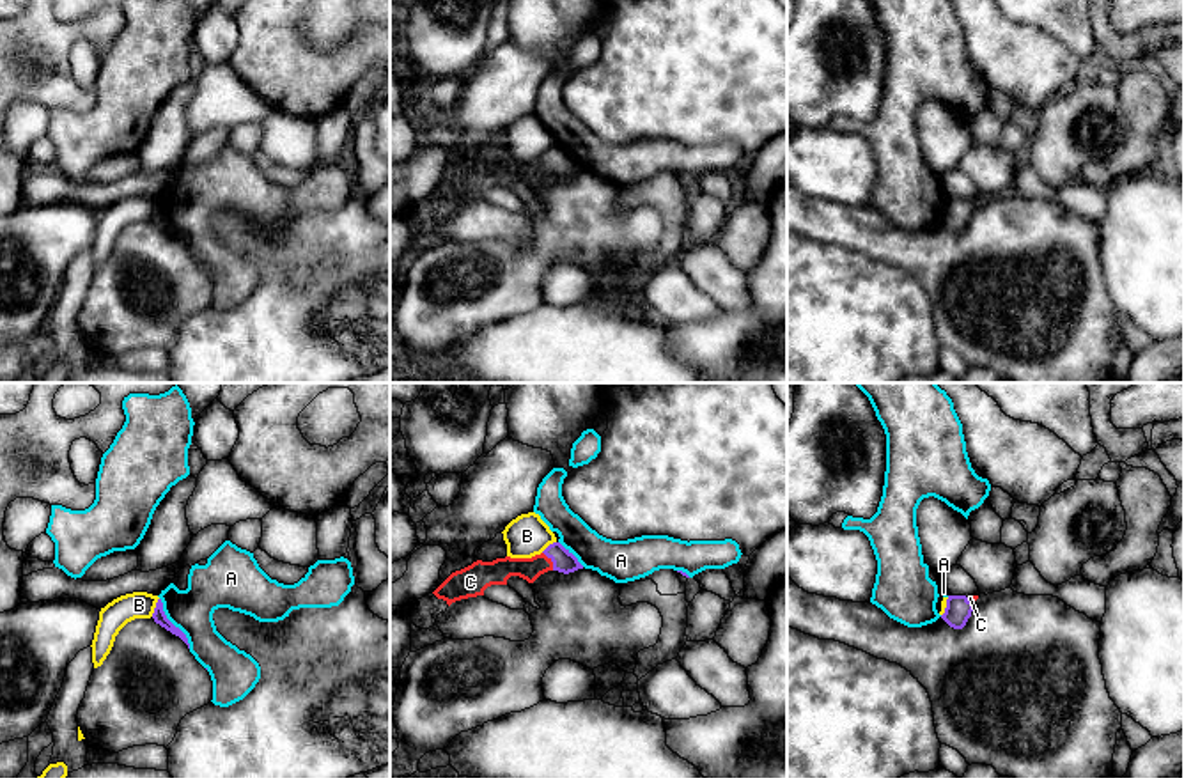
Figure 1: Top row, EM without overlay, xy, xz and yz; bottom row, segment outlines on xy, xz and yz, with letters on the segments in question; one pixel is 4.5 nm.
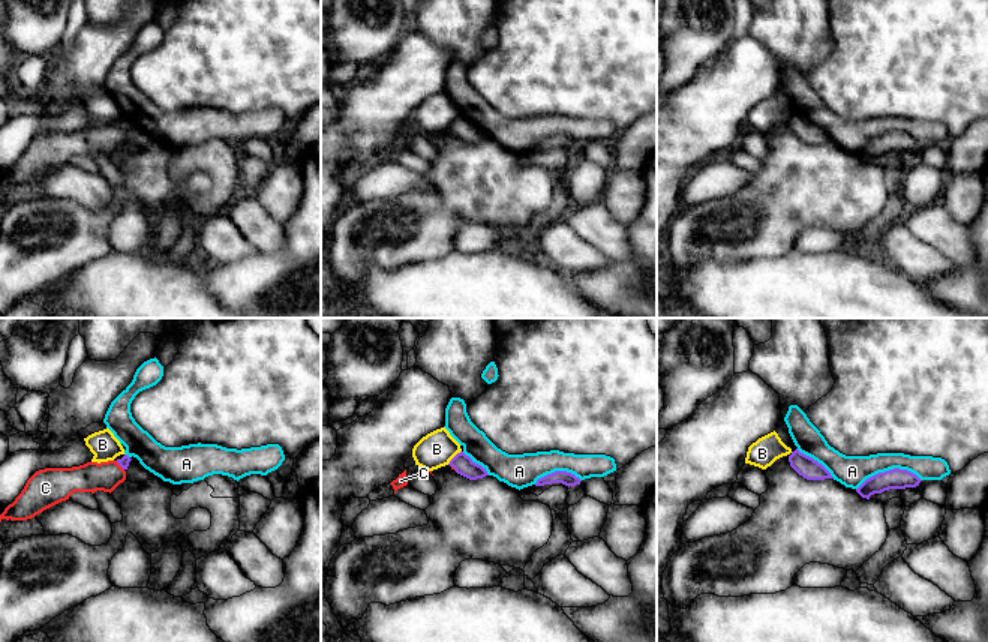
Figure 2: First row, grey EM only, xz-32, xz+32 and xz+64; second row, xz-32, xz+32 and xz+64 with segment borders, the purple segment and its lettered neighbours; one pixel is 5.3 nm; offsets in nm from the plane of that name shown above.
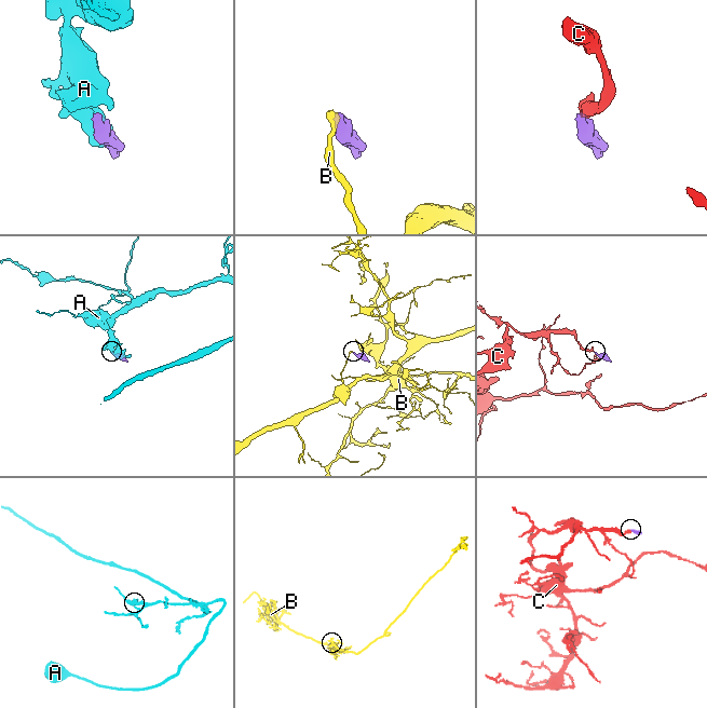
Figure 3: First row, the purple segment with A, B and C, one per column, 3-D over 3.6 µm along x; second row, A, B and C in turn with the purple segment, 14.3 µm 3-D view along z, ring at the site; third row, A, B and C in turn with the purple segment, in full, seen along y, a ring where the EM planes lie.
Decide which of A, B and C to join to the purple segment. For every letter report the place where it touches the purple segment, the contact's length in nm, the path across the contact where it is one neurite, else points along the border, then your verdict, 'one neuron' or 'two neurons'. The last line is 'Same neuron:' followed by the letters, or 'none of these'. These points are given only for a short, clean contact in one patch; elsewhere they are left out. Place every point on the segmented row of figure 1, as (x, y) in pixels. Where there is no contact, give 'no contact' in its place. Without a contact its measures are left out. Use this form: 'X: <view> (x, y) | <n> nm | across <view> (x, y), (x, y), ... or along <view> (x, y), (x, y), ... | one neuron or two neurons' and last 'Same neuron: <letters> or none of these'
A: xy (171, 622) | 280 nm | two neurons
B: xy (156, 606) | 90 nm | along xy (158, 598), (151, 615) | two neurons
C: xz (552, 560) | 100 nm | across xz (566, 562), (552, 560), (498, 571) | one neuron
Same neuron: C

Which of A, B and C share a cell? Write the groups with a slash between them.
A / B / C

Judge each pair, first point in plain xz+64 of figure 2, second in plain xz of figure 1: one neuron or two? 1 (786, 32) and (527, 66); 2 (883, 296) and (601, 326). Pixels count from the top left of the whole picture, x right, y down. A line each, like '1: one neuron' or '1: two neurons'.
1: two neurons
2: one neuron

